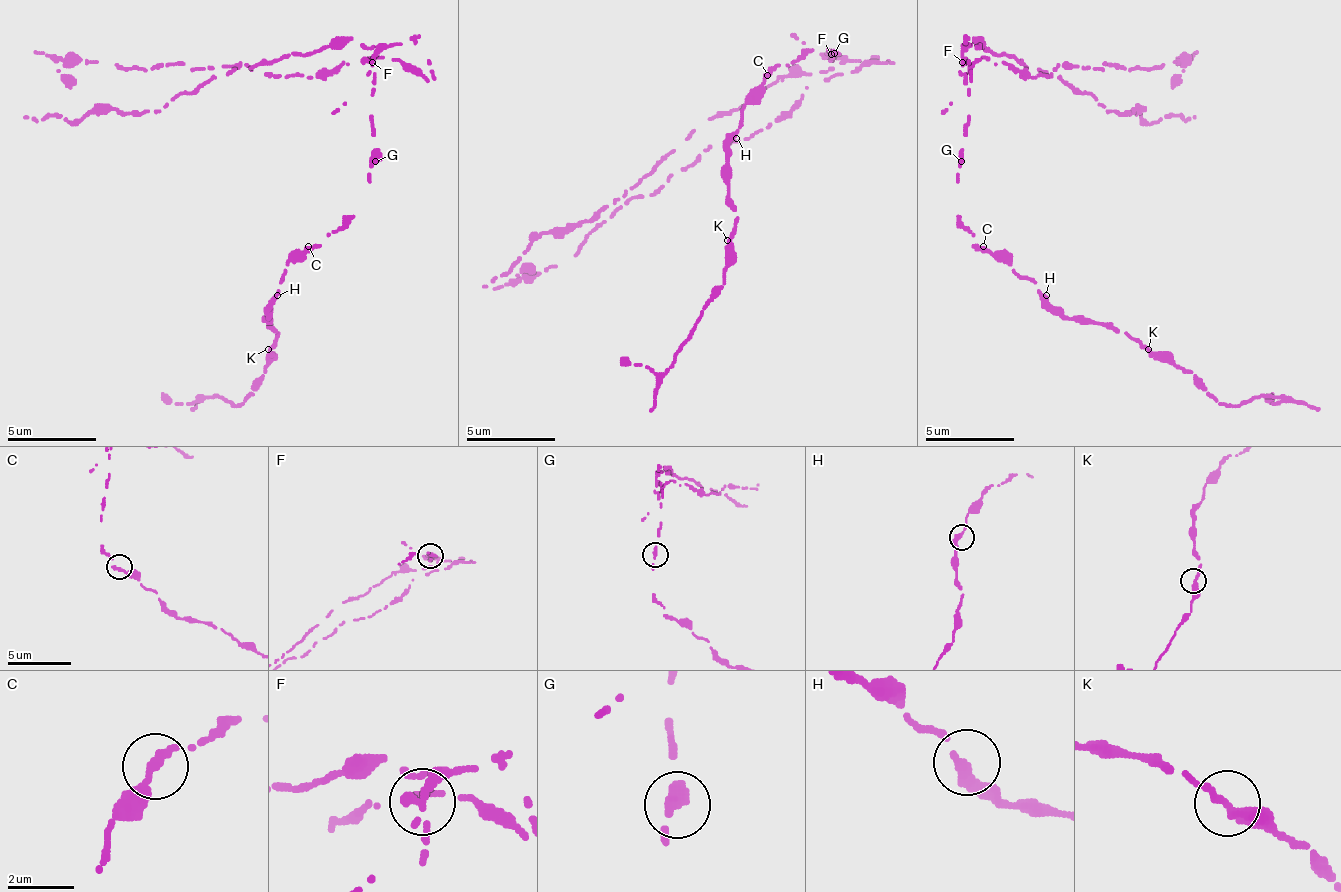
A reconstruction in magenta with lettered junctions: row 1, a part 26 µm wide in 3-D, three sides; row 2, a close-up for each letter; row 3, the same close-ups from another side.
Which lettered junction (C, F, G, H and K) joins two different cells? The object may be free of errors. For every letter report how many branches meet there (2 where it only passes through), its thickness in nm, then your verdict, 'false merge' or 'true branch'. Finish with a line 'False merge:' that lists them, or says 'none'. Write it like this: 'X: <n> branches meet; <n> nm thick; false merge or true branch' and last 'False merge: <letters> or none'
C: 2 branches meet; 240 nm thick; true branch
F: 2 branches meet; 260 nm thick; false merge
G: 1 branches meet; 400 nm thick; true branch
H: 2 branches meet; 260 nm thick; true branch
K: 2 branches meet; 280 nm thick; true branch
False merge: F

